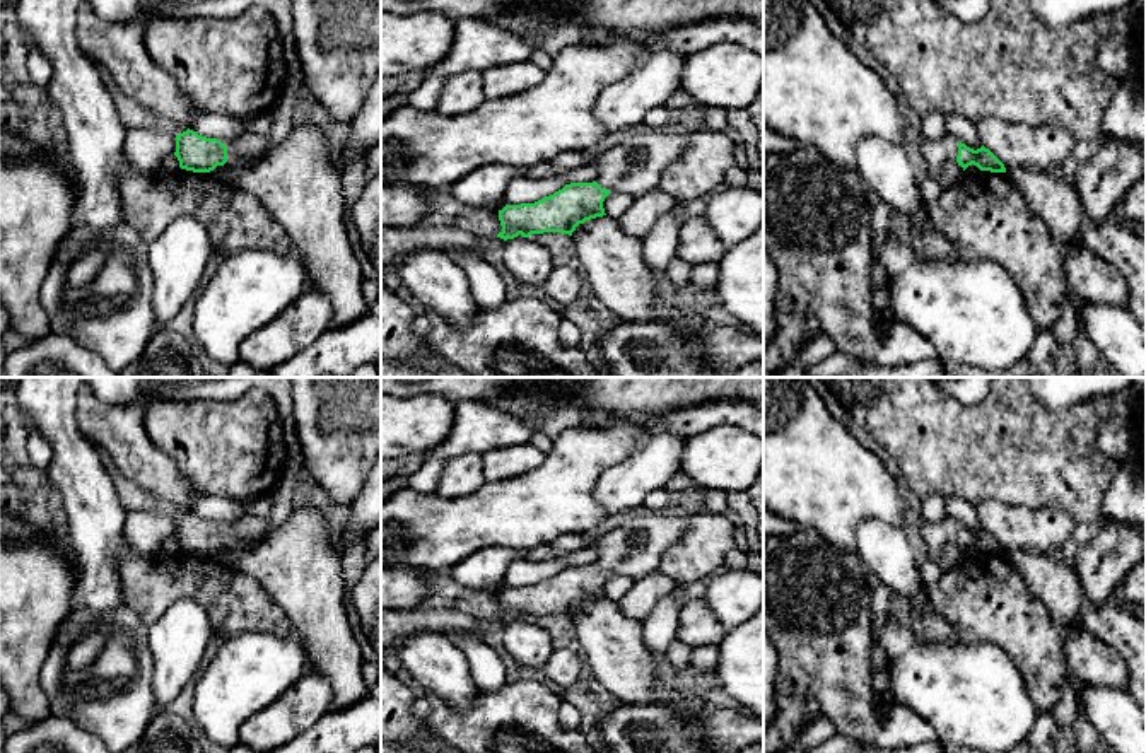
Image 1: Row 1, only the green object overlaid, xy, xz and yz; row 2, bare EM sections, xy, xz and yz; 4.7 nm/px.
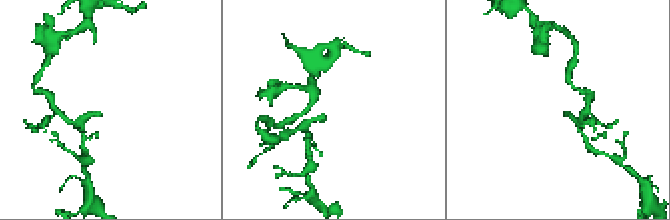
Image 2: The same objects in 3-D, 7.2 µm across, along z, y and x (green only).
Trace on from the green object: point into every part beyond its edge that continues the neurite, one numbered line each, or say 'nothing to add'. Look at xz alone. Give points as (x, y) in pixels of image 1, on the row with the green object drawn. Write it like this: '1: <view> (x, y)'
1: xz (636, 166)

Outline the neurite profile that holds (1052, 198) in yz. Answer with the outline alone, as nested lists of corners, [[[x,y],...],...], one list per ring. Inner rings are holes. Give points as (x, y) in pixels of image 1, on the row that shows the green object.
[[[1025,167],[1006,169],[1006,174],[1021,191],[1028,208],[1045,222],[1059,251],[1083,242],[1085,208],[1073,181],[1055,172]]]

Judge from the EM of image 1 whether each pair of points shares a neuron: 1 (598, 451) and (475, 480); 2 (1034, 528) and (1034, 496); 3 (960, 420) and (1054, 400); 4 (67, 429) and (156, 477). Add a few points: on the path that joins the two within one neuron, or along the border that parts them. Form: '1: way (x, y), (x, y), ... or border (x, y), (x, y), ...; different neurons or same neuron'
1: border (485, 480), (479, 489), (465, 496), (448, 496); different neurons
2: border (994, 499), (1029, 507), (1063, 507), (1073, 518); different neurons
3: border (1032, 395), (1052, 412), (1064, 412), (1081, 403); different neurons
4: border (76, 408), (77, 427), (99, 448); different neurons

